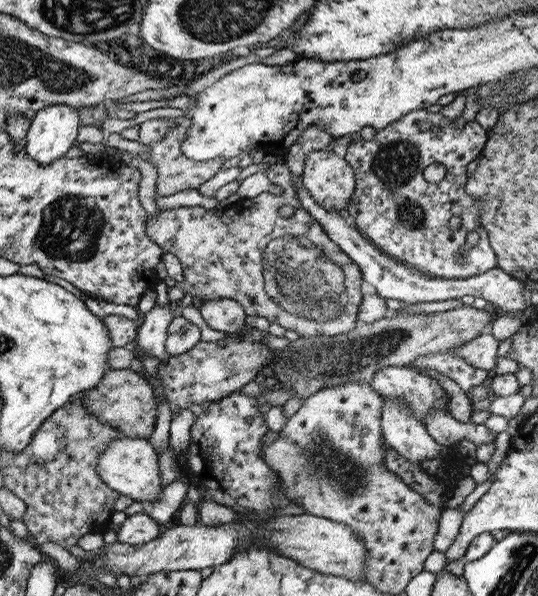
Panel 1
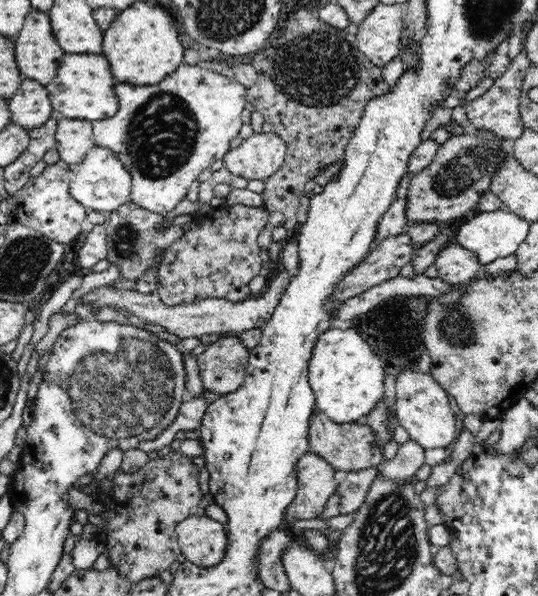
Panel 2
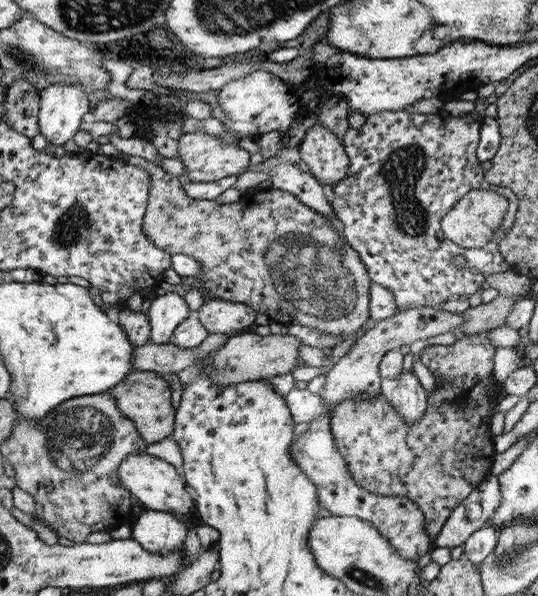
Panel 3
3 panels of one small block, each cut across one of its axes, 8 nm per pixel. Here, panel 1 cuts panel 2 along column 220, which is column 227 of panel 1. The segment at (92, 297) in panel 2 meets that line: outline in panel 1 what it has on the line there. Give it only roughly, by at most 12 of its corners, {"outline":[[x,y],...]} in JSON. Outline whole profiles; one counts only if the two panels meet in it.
{"outline":[[229,298],[203,301],[199,312],[209,328],[237,335],[243,307]]}

